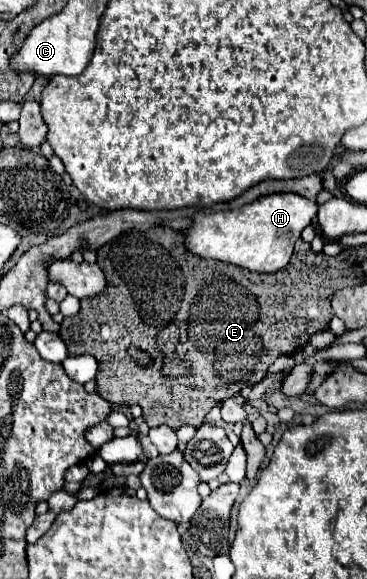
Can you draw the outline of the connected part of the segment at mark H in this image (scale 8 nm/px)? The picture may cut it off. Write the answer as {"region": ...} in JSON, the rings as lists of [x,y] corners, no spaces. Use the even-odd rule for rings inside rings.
{"region":[[[271,194],[235,210],[195,214],[193,228],[185,232],[187,248],[201,258],[229,262],[251,272],[277,272],[289,264],[293,244],[301,238],[303,228],[309,226],[315,216],[317,202],[301,198],[299,194]]]}

